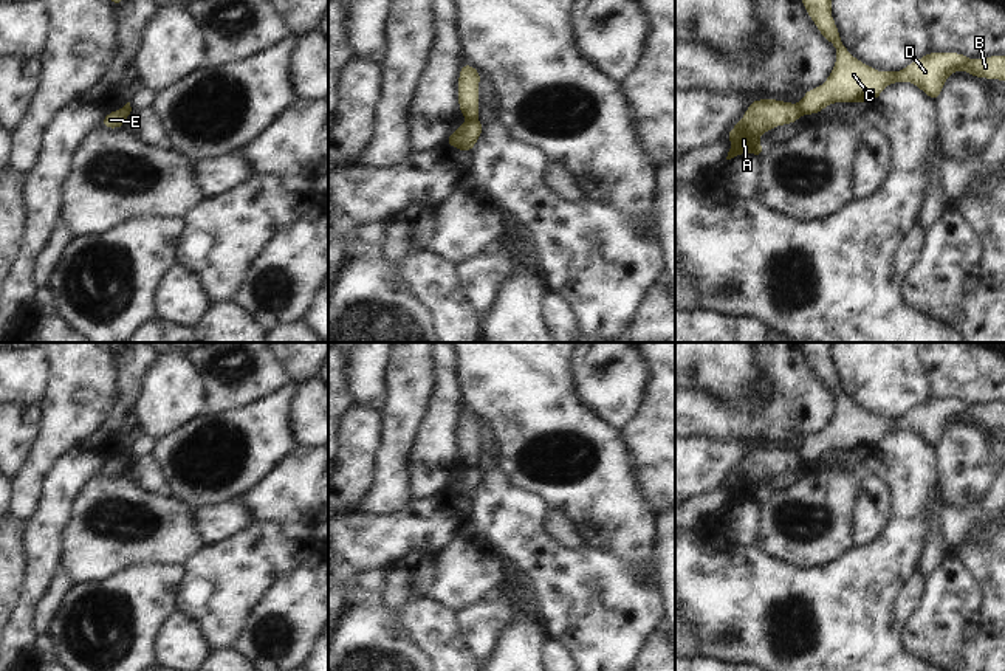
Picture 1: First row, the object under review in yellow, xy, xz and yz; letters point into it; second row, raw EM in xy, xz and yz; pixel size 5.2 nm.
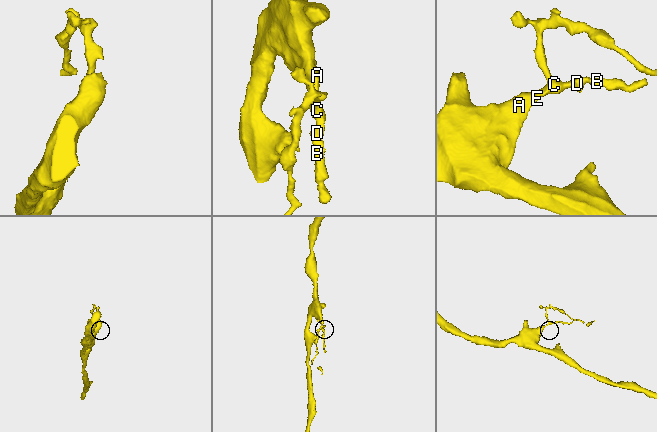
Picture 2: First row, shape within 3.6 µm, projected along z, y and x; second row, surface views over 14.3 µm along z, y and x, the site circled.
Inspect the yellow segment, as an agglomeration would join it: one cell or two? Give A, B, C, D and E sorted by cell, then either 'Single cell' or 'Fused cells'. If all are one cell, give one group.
Groups: A E / B C D. Fused cells

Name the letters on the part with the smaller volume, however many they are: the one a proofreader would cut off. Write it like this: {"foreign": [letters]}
{"foreign": ["B", "C", "D"]}

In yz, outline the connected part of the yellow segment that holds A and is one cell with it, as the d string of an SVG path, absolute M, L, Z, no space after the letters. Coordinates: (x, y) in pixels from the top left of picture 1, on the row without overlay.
M754 446L725 485L734 490L726 507L743 501L754 501L760 505L767 497L759 491L759 483L777 473L793 471L801 463L799 452L793 449Z

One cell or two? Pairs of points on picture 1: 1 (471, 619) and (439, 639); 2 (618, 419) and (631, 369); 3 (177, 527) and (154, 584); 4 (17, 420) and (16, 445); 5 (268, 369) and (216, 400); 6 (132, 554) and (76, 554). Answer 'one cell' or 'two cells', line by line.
1: two cells
2: one cell
3: two cells
4: one cell
5: one cell
6: one cell

